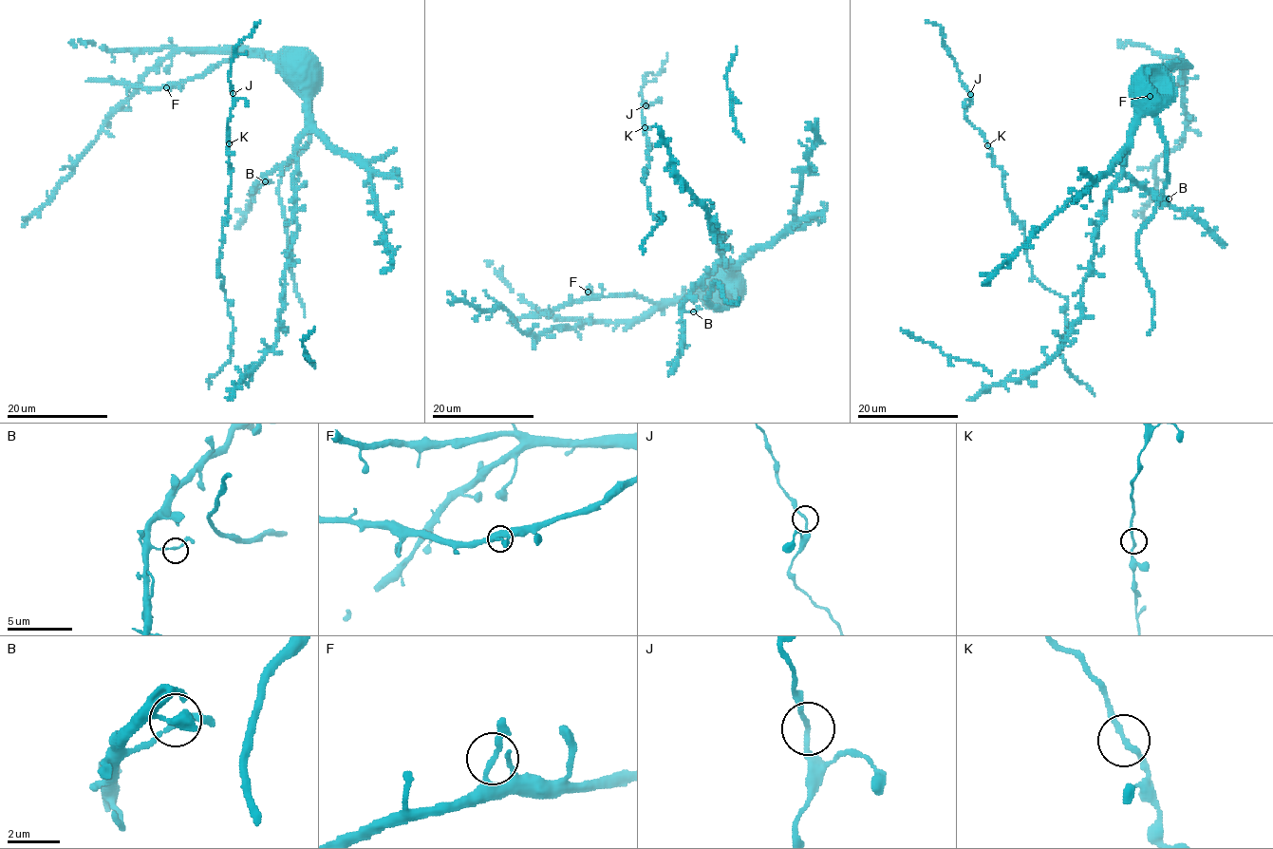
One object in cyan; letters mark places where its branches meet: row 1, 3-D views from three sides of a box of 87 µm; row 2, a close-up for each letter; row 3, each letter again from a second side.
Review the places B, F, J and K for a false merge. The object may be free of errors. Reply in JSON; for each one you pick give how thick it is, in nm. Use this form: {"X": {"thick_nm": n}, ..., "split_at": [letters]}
{"split_at": []}

